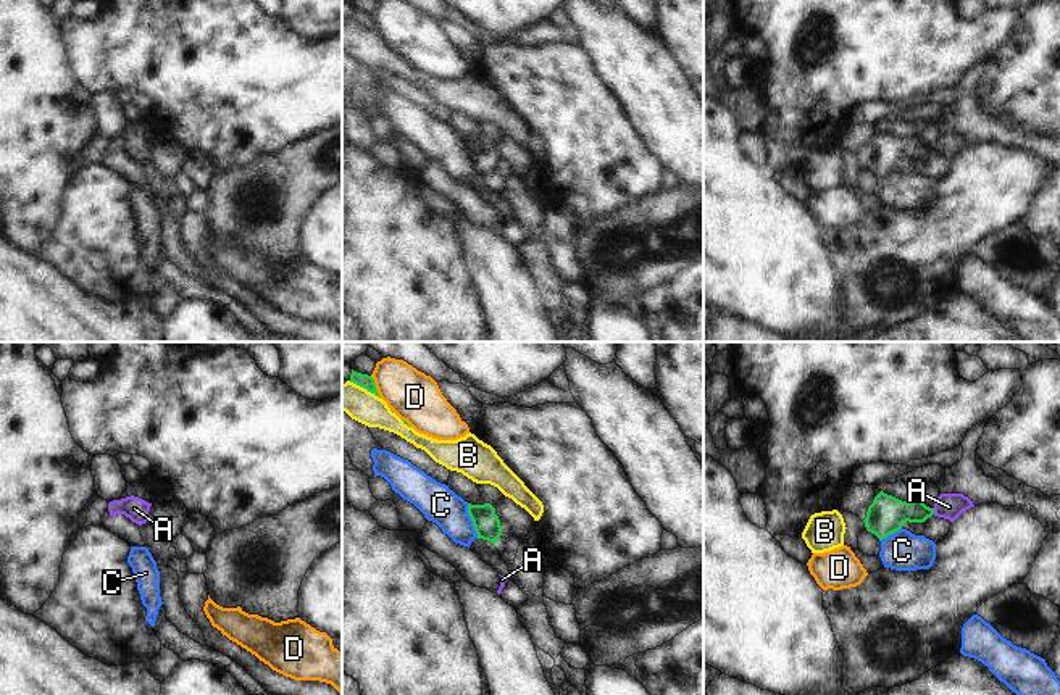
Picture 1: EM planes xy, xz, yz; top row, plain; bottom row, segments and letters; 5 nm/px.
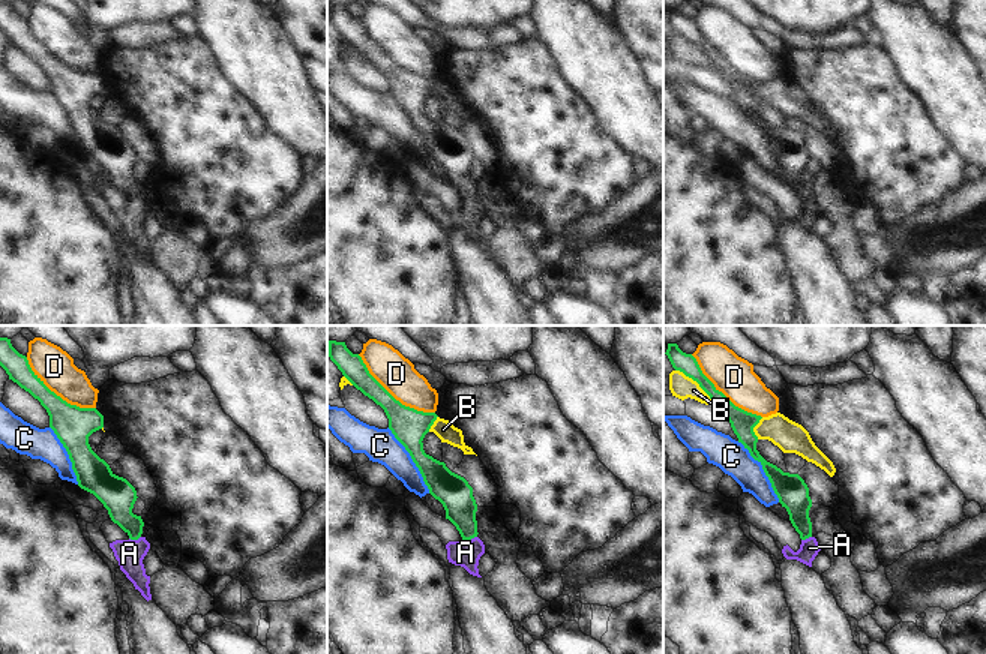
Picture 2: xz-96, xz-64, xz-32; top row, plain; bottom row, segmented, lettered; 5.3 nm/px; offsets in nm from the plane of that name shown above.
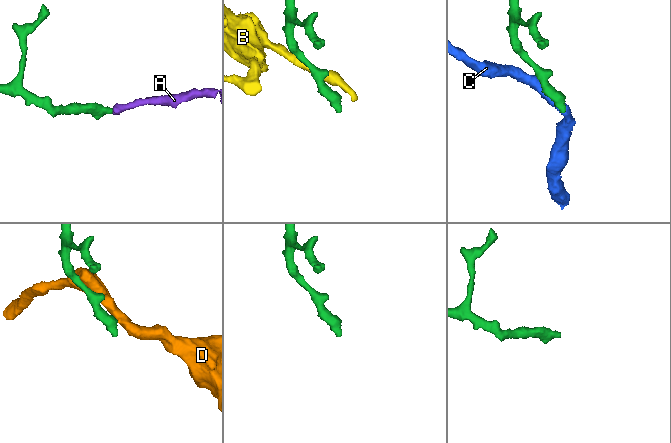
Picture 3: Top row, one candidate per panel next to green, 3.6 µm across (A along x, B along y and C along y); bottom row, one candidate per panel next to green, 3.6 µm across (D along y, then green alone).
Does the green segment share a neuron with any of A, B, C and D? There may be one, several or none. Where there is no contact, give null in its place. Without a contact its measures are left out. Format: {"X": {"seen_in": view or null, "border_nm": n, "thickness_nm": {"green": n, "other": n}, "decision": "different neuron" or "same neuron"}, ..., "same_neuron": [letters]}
{"A": {"seen_in": "yz", "border_nm": 40, "thickness_nm": {"green": 190, "other": 130}, "decision": "same neuron"}, "B": {"seen_in": "xz", "border_nm": 180, "thickness_nm": {"green": 70, "other": 160}, "decision": "different neuron"}, "C": {"seen_in": "xz", "border_nm": 190, "thickness_nm": {"green": 130, "other": 190}, "decision": "different neuron"}, "D": {"seen_in": "xz", "border_nm": 130, "thickness_nm": {"green": 70, "other": 260}, "decision": "different neuron"}, "same_neuron": ["A"]}

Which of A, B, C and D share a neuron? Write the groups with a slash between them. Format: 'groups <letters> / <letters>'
groups A / B / C / D

